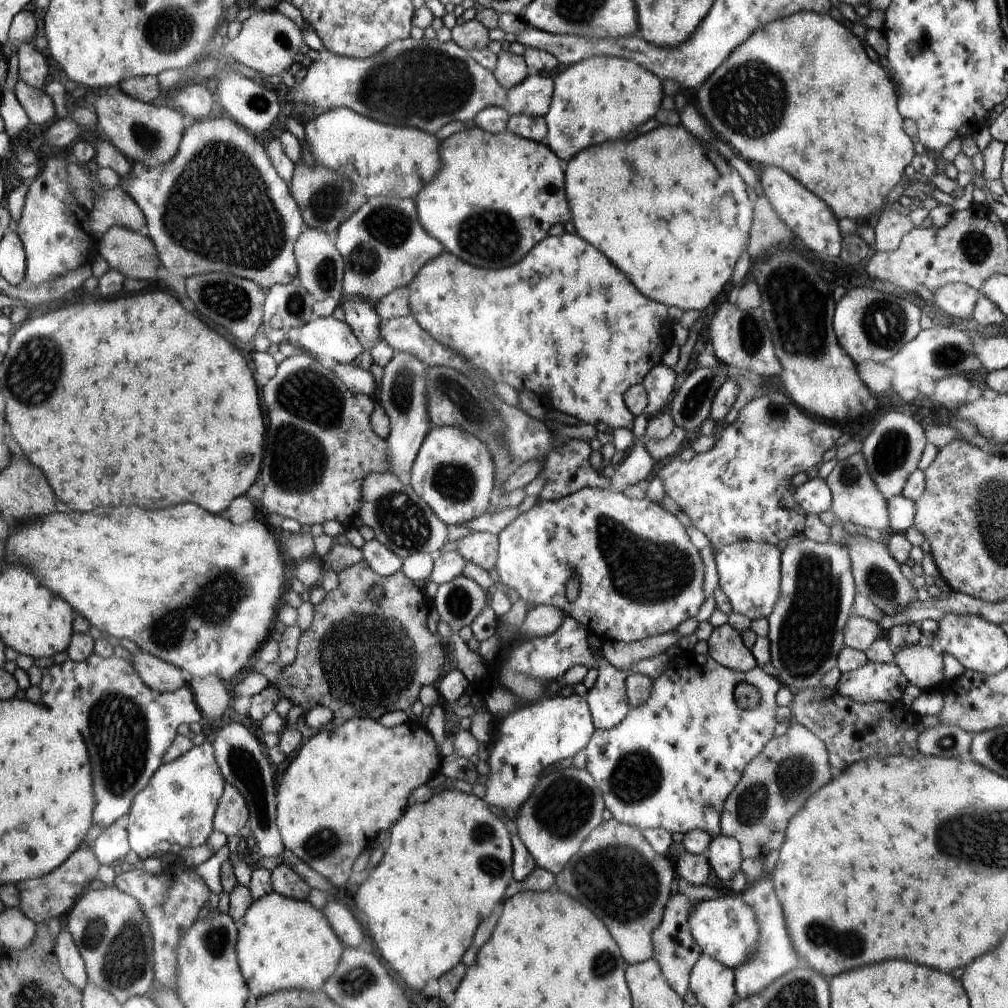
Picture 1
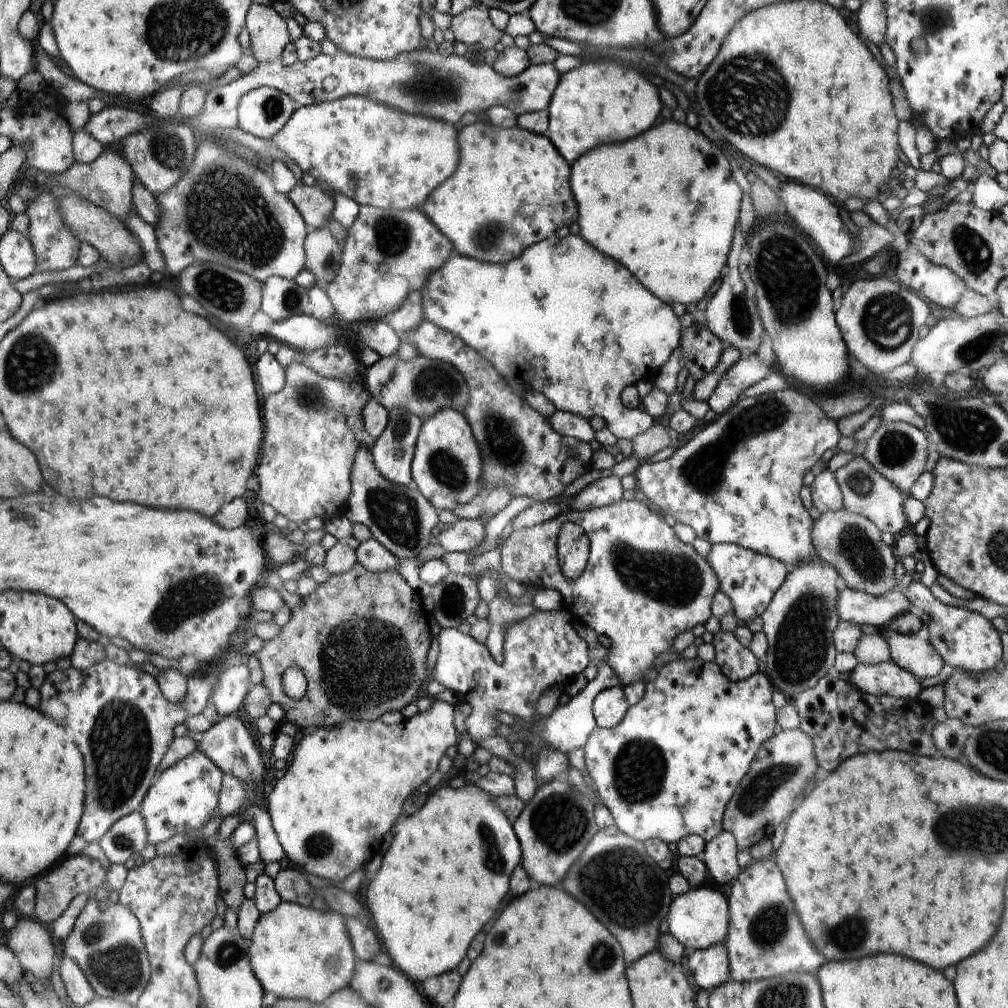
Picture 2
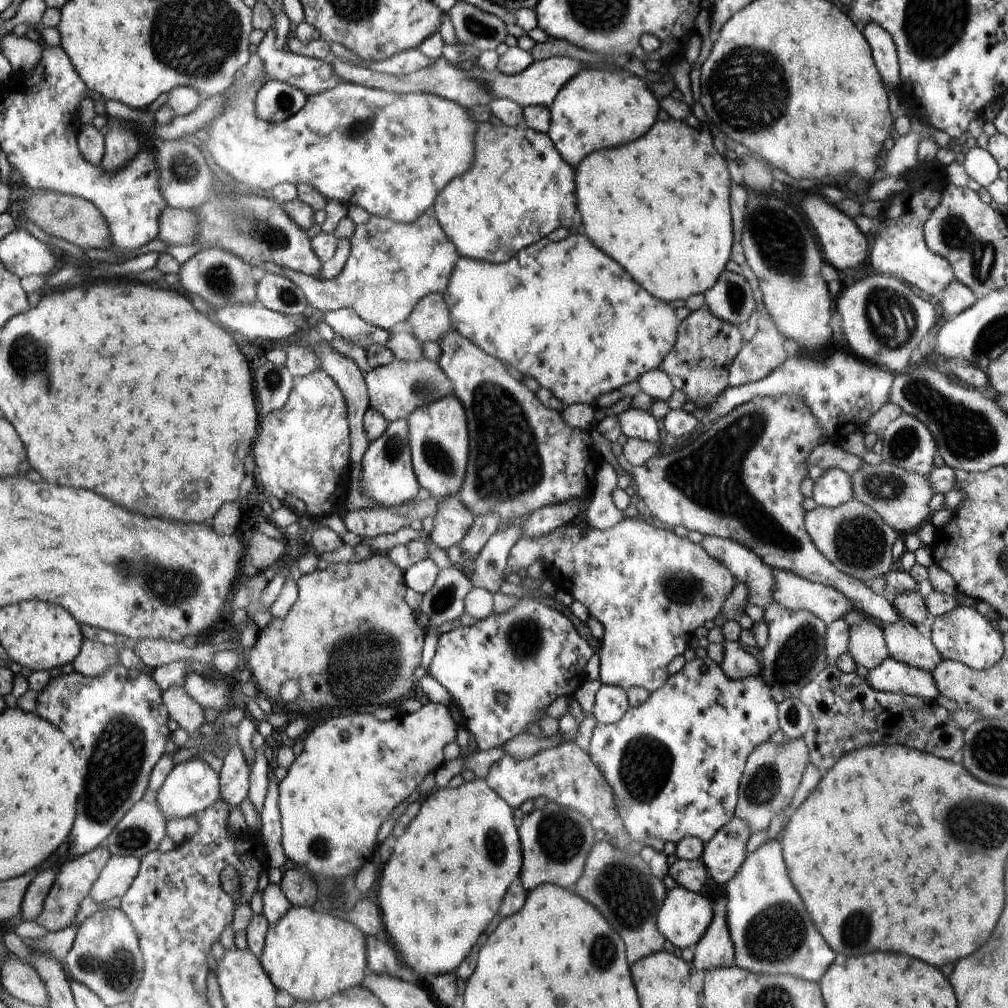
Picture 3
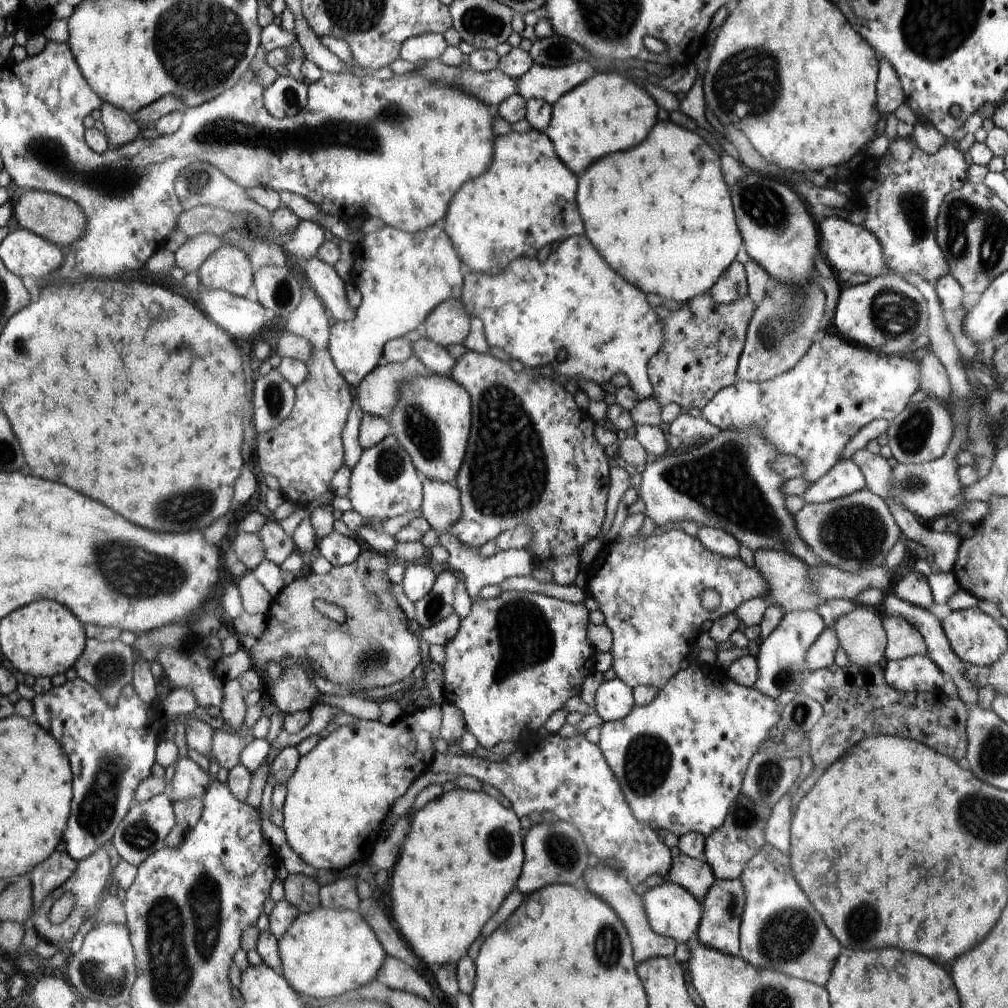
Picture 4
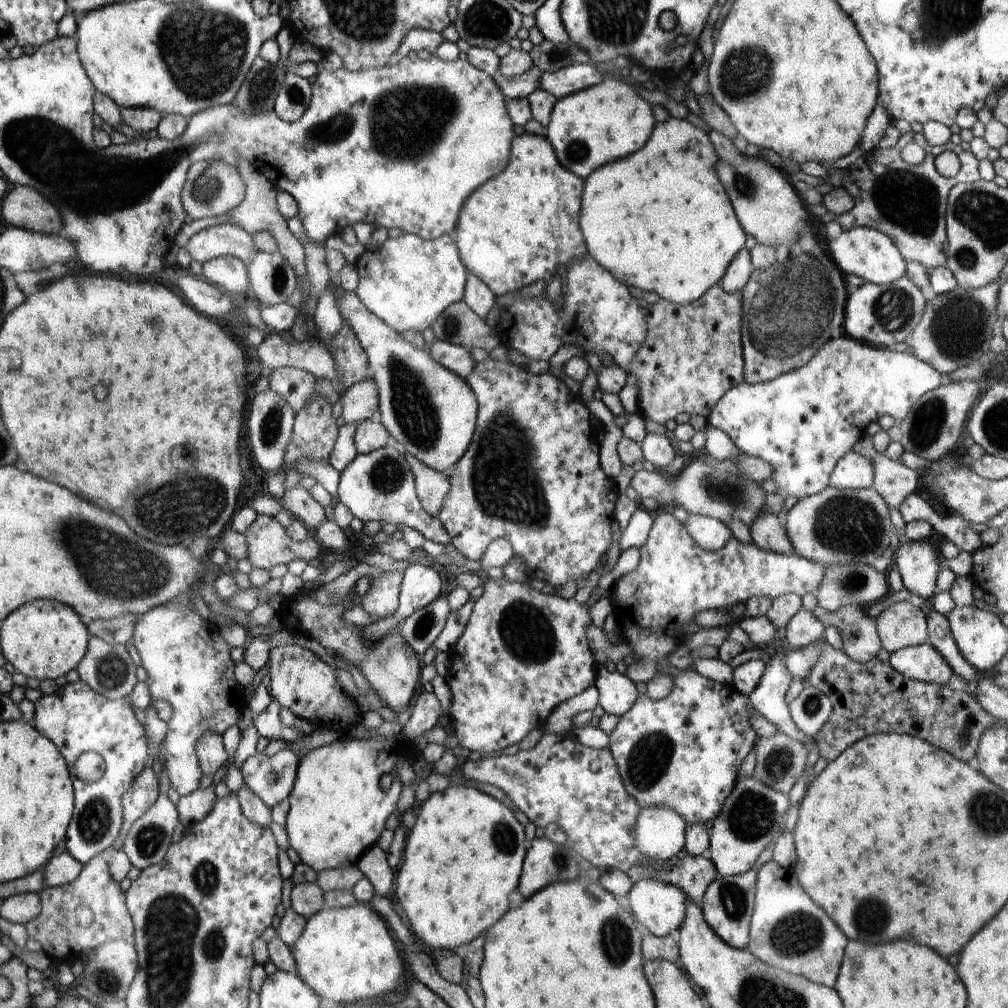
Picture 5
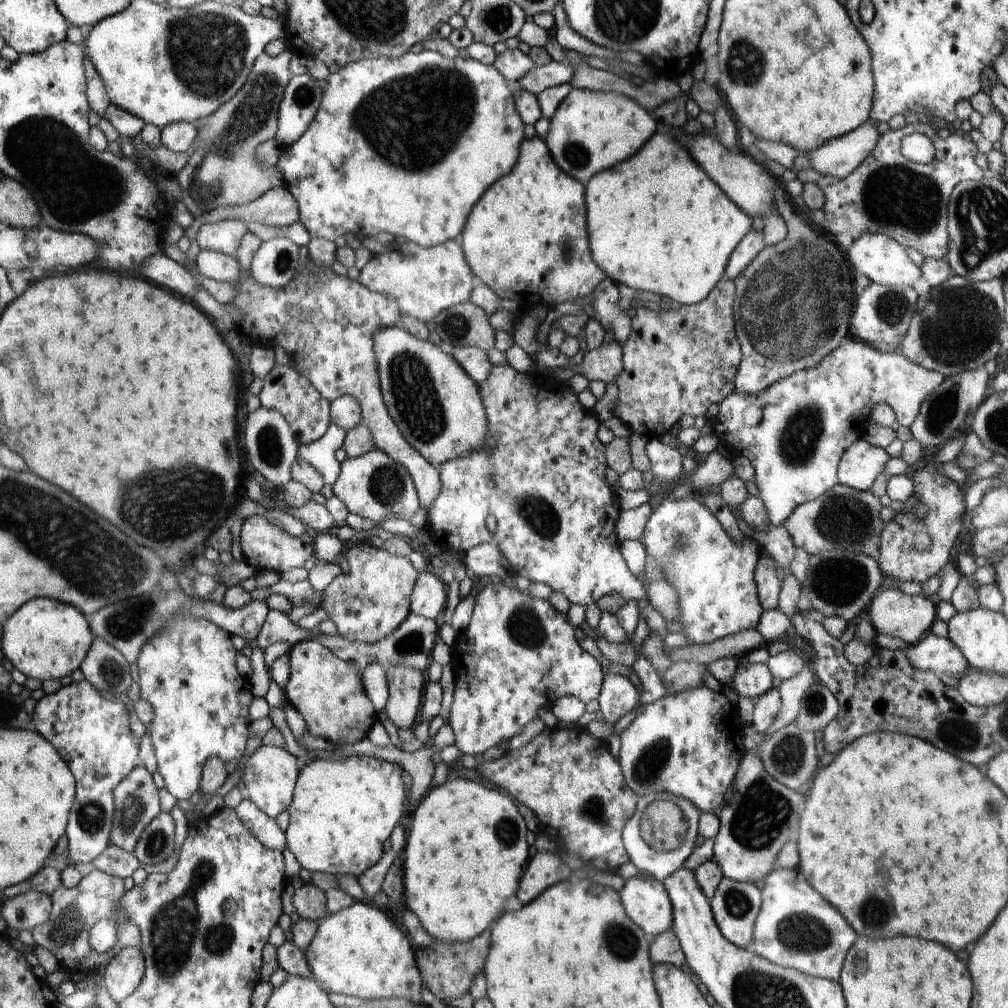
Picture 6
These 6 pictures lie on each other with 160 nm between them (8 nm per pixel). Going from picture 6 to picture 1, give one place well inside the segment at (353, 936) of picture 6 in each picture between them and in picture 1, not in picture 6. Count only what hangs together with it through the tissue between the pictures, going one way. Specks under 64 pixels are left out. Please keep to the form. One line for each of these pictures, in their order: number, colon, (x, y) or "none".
1: (283, 943)
2: (296, 952)
3: (313, 956)
4: (324, 953)
5: (348, 954)

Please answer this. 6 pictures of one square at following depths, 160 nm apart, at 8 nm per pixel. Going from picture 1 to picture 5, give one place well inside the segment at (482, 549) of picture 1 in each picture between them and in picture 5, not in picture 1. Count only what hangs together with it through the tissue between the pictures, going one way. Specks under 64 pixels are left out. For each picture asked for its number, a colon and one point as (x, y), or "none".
2: (465, 535)
3: (453, 520)
4: (441, 507)
5: (432, 486)

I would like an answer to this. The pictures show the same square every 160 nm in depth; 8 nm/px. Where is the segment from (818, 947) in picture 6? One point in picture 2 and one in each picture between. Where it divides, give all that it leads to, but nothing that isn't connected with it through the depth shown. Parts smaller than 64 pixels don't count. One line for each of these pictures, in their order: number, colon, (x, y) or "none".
2: (766, 939)
3: (772, 934)
4: (780, 930)
5: (788, 931)

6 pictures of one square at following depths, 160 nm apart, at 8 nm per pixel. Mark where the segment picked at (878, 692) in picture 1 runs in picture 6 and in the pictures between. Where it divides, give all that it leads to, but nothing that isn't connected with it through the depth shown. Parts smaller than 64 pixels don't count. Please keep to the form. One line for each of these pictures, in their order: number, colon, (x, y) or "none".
2: (887, 678)
3: (892, 676)
4: (915, 674)
5: (921, 663)
6: (939, 655)

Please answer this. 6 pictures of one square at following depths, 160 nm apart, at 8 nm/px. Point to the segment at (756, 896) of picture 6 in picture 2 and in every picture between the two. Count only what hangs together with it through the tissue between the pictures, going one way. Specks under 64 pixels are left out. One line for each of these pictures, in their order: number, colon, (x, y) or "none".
2: (710, 968)
3: (715, 949)
4: (722, 907)
5: (727, 905)

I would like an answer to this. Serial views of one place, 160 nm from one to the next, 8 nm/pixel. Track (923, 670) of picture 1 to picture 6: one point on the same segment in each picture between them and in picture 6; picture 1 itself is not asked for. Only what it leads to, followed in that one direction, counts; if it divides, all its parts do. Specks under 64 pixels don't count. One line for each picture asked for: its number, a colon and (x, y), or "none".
2: (910, 652)
3: (905, 643)
4: (903, 640)
5: (902, 625)
6: (909, 618)

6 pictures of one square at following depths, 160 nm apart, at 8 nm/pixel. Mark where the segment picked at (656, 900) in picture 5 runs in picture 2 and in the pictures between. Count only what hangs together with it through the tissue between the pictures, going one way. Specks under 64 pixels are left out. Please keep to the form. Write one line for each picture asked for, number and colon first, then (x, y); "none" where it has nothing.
2: (699, 919)
3: (684, 917)
4: (673, 912)

